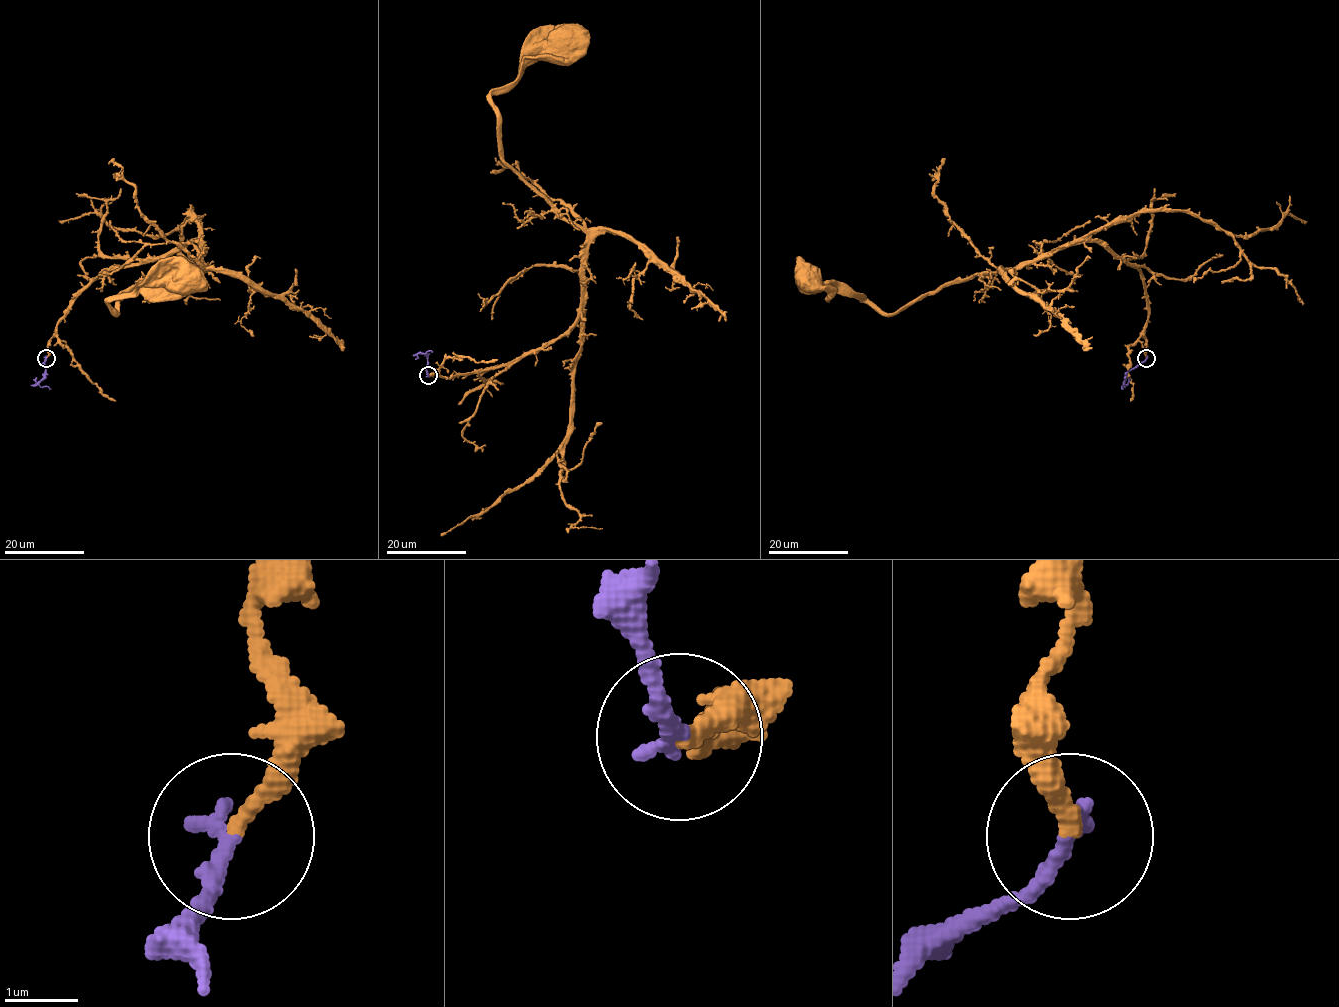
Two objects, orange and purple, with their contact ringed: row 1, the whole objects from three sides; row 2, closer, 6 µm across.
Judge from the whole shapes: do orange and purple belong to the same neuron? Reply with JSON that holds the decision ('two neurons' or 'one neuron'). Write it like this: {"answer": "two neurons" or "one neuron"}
{"answer": "one neuron"}

